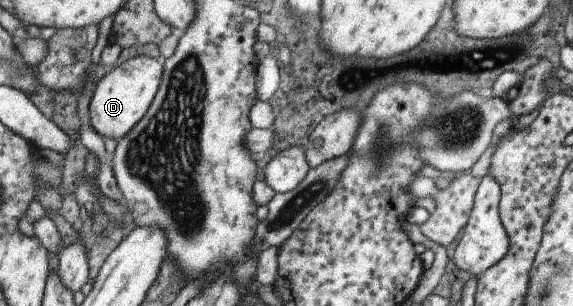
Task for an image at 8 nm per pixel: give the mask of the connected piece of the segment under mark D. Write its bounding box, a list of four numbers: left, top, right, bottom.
[90,54,165,140]

